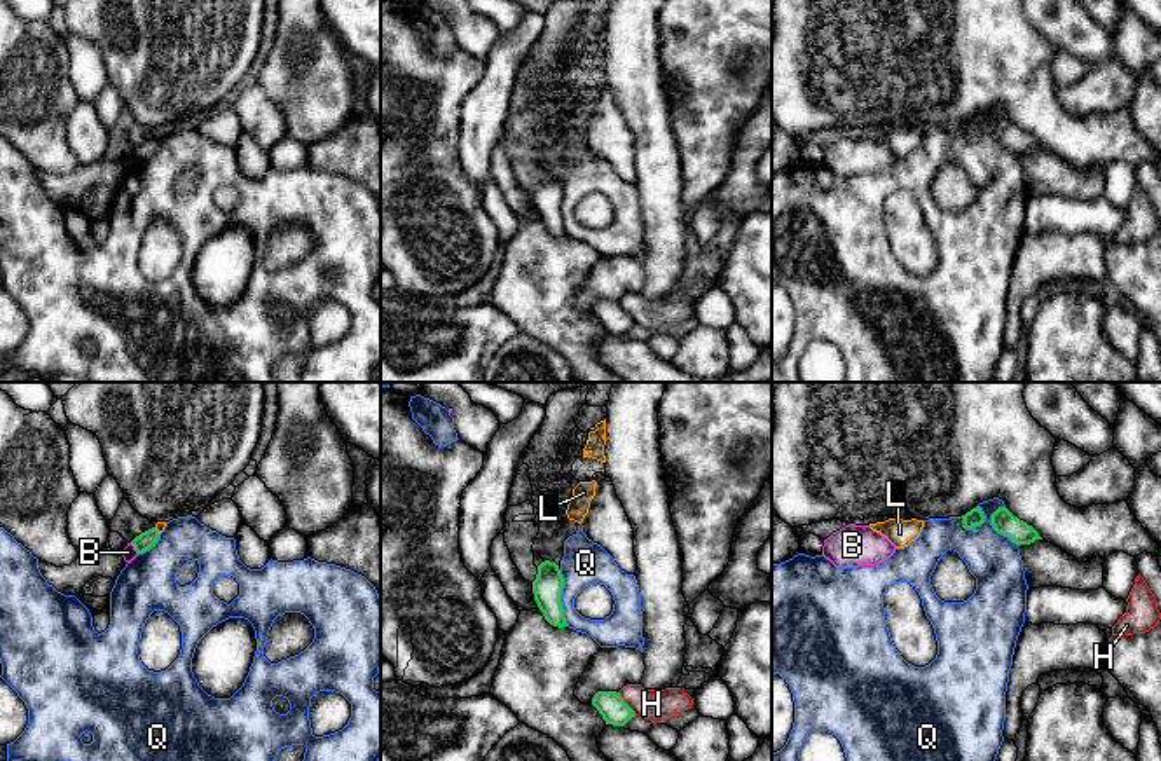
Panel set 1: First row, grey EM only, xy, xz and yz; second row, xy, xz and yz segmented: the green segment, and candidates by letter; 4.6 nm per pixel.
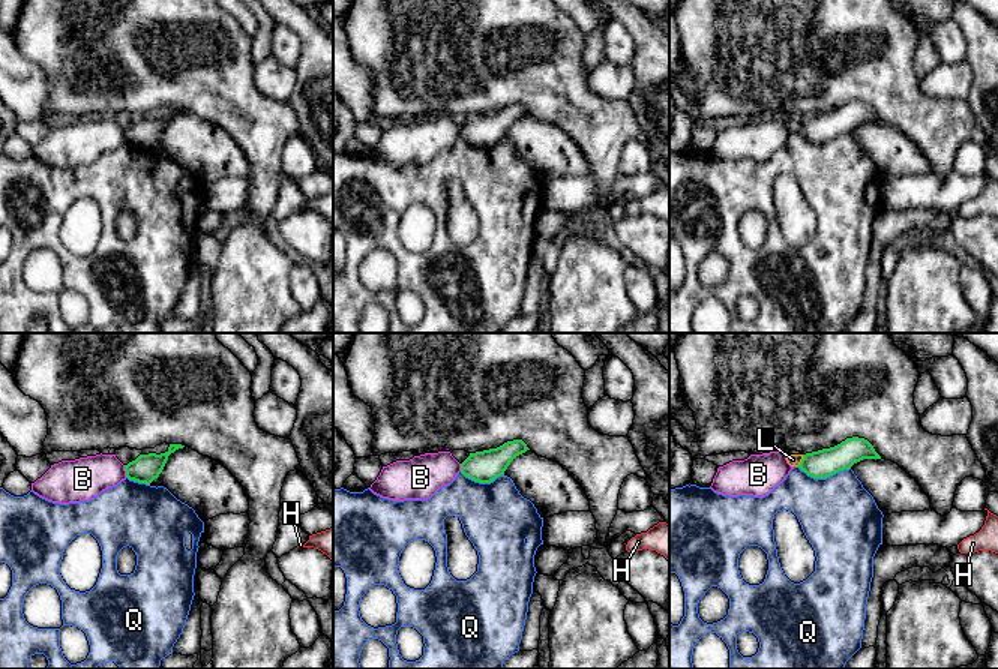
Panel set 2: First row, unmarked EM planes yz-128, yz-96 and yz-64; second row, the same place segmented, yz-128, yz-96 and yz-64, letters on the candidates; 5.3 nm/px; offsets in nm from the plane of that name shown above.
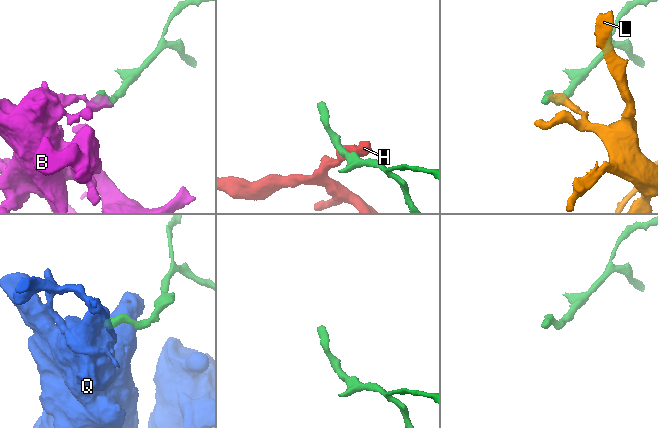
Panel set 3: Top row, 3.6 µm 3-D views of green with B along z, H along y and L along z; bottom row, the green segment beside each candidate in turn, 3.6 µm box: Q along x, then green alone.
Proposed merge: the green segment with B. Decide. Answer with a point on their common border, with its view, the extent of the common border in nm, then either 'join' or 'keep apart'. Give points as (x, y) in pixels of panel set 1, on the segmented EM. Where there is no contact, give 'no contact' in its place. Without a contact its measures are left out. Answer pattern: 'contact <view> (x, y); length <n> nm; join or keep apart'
contact xy (135, 548); length 60 nm; keep apart

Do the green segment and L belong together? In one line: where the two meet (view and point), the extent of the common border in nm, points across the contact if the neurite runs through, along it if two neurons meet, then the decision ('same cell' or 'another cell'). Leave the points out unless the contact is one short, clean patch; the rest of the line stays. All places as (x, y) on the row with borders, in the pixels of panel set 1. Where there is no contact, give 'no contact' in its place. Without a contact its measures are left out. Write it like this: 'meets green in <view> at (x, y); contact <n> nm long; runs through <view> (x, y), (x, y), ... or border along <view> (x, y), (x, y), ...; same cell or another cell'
meets green in xy at (158, 531); contact 40 nm long; border along xy (154, 527), (159, 533); another cell

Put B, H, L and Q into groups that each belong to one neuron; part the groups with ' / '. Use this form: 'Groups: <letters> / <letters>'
Groups: B / H / L / Q

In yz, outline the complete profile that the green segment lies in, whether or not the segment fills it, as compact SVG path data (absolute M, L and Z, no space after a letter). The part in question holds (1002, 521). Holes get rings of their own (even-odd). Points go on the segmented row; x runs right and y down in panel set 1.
M999 508L992 515L992 525L997 532L1007 536L1018 546L1042 539L1032 525L1014 517L1007 508Z

